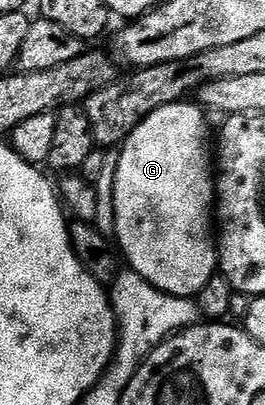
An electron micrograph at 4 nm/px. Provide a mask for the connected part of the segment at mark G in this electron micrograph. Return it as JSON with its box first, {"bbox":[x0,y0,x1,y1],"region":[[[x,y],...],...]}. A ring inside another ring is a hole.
{"bbox":[114,102,219,296],"region":[[[197,102],[169,103],[148,116],[117,152],[118,168],[114,171],[117,246],[133,270],[169,295],[197,296],[219,270],[216,239],[212,234],[212,200],[216,187],[212,182],[212,151],[206,148],[205,117]]]}

